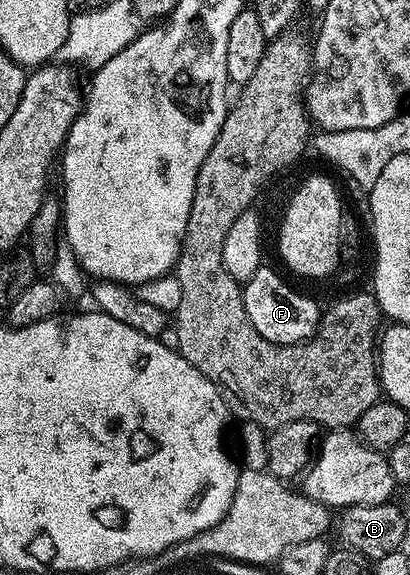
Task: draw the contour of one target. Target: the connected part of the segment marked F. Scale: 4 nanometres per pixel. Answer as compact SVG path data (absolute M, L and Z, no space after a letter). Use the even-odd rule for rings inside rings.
M263 266L252 274L250 280L242 284L244 310L248 314L248 322L256 326L256 334L260 338L268 338L273 344L303 344L311 340L317 332L320 323L320 308L310 296L297 292L290 284L282 281L278 272L273 272L269 266Z

